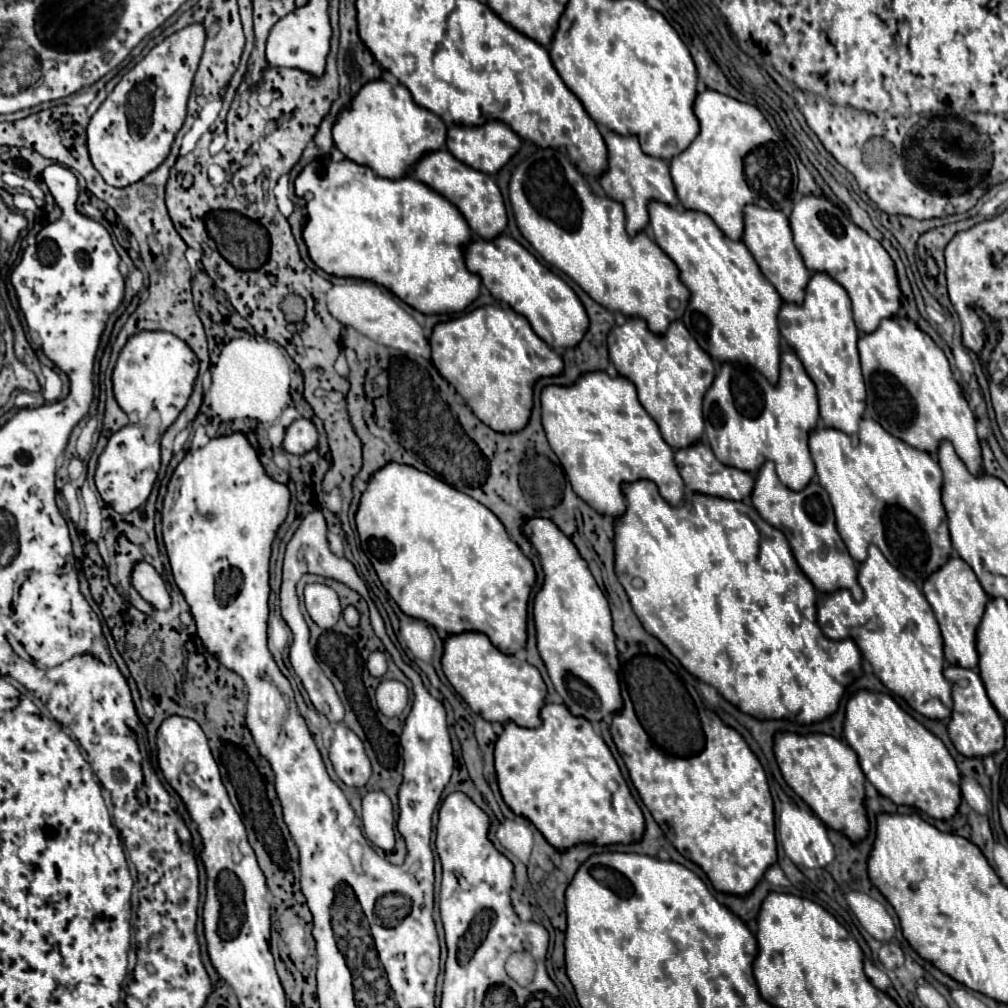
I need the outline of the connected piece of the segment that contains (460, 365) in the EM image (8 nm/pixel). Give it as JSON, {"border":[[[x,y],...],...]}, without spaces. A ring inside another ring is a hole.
{"border":[[[499,305],[479,307],[463,317],[439,323],[429,339],[433,363],[439,373],[465,399],[467,407],[493,431],[517,433],[529,423],[533,409],[533,385],[541,377],[563,371],[563,359],[541,341],[527,319]]]}

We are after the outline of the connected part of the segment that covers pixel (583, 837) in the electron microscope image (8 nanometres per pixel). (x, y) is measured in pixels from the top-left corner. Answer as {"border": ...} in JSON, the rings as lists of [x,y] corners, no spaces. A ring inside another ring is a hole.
{"border":[[[547,703],[543,707],[541,719],[543,725],[539,729],[525,729],[515,723],[507,723],[497,739],[495,771],[503,801],[509,805],[509,809],[529,819],[541,831],[547,843],[553,845],[557,851],[567,851],[581,843],[605,847],[641,841],[645,831],[643,813],[635,803],[613,753],[609,751],[601,735],[595,733],[593,725],[583,717],[571,715],[565,705],[555,703]]]}

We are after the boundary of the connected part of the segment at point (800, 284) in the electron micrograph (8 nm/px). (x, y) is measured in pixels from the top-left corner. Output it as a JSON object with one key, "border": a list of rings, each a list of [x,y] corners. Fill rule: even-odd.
{"border":[[[757,205],[745,207],[745,233],[741,239],[755,261],[761,267],[761,273],[775,285],[785,303],[801,305],[805,299],[805,287],[811,279],[811,271],[807,271],[791,235],[789,217],[783,211],[767,211]]]}

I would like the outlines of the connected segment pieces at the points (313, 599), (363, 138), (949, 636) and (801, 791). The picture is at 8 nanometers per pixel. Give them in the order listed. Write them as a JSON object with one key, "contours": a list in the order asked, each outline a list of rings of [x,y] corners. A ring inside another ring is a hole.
{"contours":[[[[319,583],[305,587],[305,607],[321,629],[331,629],[343,613],[337,593],[331,587]]],[[[383,79],[367,83],[359,95],[351,101],[347,111],[341,111],[333,125],[335,147],[351,161],[371,167],[379,177],[401,179],[407,177],[415,163],[427,155],[427,151],[439,151],[445,147],[447,127],[435,113],[419,107],[407,87],[391,85]]],[[[953,557],[943,565],[943,571],[939,571],[939,575],[931,575],[931,579],[927,579],[927,583],[923,585],[923,591],[925,591],[929,605],[935,611],[939,627],[941,627],[947,663],[955,665],[955,667],[975,669],[977,661],[979,661],[979,653],[975,647],[975,633],[977,633],[977,627],[985,613],[985,605],[989,601],[979,579],[971,571],[971,567],[967,567],[967,563],[963,563],[963,559]]],[[[779,733],[775,737],[775,757],[787,785],[811,807],[823,823],[849,837],[851,843],[861,843],[869,833],[865,809],[865,773],[859,759],[847,743],[831,735],[795,735]]]]}

